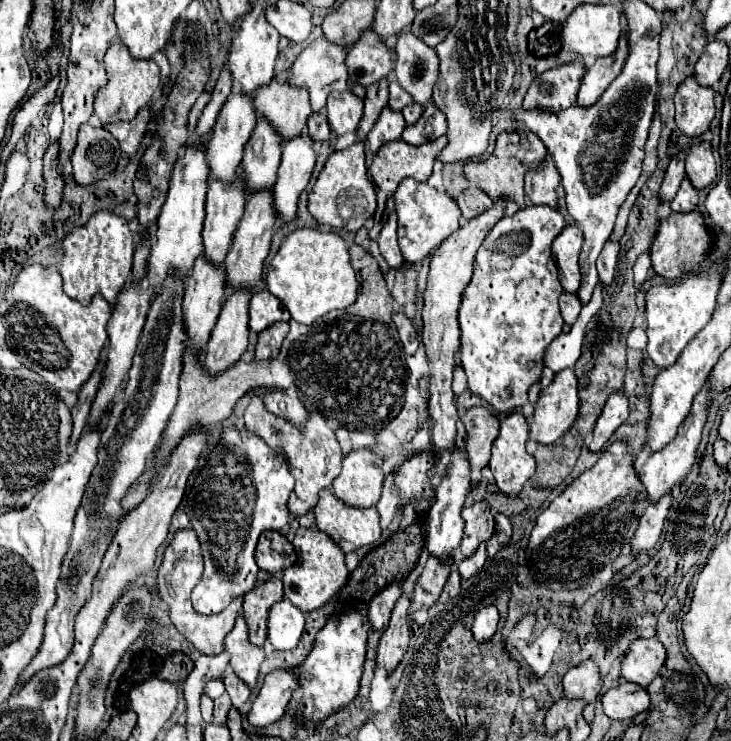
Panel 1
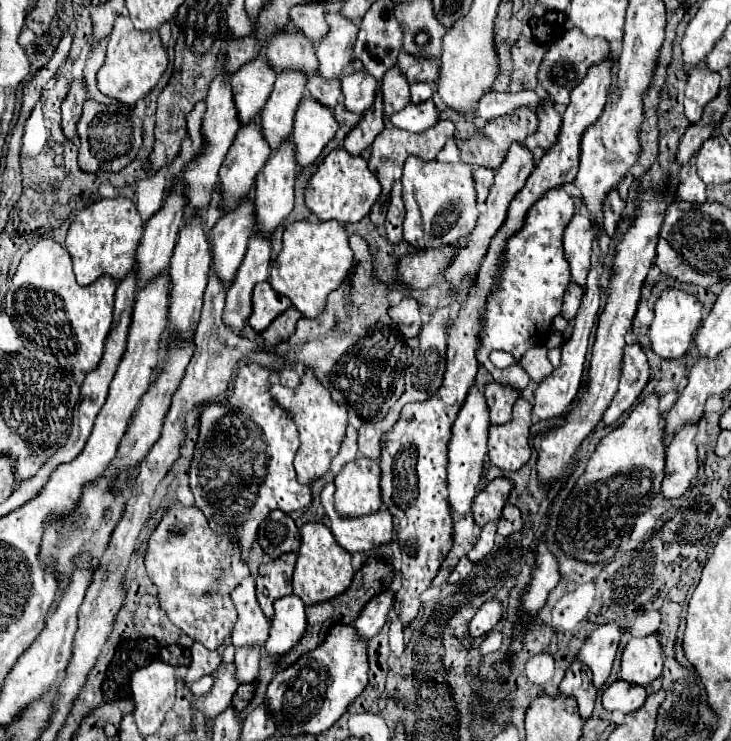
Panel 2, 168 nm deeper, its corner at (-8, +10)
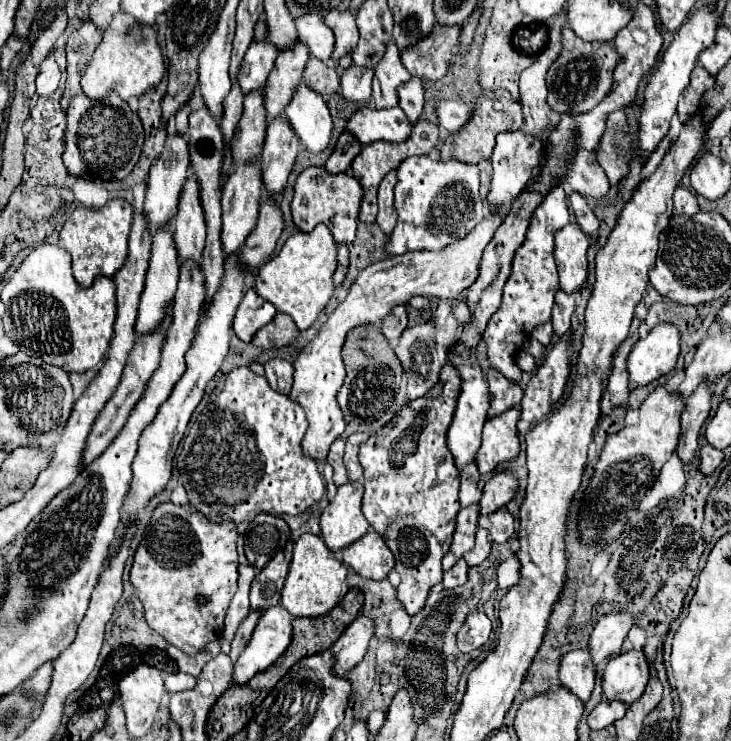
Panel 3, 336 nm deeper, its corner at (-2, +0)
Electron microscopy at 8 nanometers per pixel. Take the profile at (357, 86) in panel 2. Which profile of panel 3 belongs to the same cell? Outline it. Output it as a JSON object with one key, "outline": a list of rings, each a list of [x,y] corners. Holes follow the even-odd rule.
{"outline":[[[351,65],[341,75],[341,95],[347,101],[359,103],[359,105],[369,103],[369,99],[371,99],[371,79],[373,79],[373,71],[369,71],[367,67]]]}

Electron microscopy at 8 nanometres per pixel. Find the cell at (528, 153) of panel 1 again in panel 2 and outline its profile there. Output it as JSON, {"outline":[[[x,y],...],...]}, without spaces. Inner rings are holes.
{"outline":[[[519,107],[511,115],[495,117],[479,133],[469,135],[465,139],[457,139],[461,161],[469,163],[473,167],[497,169],[503,163],[503,157],[507,155],[507,145],[511,145],[511,141],[521,141],[521,145],[523,145],[525,137],[531,135],[535,129],[537,129],[537,115],[535,115],[535,111],[531,107]]]}

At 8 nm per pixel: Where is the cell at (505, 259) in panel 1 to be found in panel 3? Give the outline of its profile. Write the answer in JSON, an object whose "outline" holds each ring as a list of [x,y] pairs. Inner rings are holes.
{"outline":[[[561,185],[553,187],[543,203],[533,211],[531,225],[527,229],[527,239],[519,247],[513,259],[511,277],[505,283],[503,289],[503,301],[497,313],[491,317],[483,341],[487,345],[487,359],[489,365],[501,375],[505,375],[509,381],[519,383],[521,381],[521,369],[517,367],[515,359],[517,353],[523,349],[523,343],[531,337],[531,331],[543,323],[551,321],[551,309],[553,299],[559,287],[559,275],[557,265],[553,259],[553,235],[563,229],[569,223],[569,209],[567,209],[567,195]]]}

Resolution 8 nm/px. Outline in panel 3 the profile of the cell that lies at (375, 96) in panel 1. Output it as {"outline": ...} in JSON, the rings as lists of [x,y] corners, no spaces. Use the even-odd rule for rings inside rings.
{"outline":[[[349,131],[341,133],[335,151],[333,151],[331,157],[327,159],[325,169],[327,169],[329,173],[343,173],[343,171],[347,171],[349,165],[353,163],[353,159],[359,155],[361,147],[363,147],[363,145],[361,145]]]}

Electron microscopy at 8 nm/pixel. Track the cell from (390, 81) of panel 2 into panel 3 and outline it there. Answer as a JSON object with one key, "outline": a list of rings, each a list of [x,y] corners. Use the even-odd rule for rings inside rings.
{"outline":[[[389,43],[385,57],[375,67],[375,77],[373,77],[373,101],[377,109],[397,107],[397,87],[409,81],[409,77],[411,75],[405,71],[399,59],[397,45]]]}

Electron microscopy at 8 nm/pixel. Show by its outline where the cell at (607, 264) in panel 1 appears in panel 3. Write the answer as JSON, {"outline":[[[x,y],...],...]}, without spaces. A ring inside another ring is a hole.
{"outline":[[[579,149],[571,161],[573,167],[569,169],[569,175],[565,179],[569,187],[587,199],[603,199],[609,193],[609,179],[603,169],[589,159],[589,151]]]}

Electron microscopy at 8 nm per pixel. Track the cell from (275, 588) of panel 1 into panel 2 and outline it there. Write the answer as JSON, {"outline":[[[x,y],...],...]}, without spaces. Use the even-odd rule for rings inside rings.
{"outline":[[[287,553],[259,567],[257,601],[269,619],[273,617],[273,601],[293,591],[291,575],[293,575],[295,561],[297,561],[297,553]]]}

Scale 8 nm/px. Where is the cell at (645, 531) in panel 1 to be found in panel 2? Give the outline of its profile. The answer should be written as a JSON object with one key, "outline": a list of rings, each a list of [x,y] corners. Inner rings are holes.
{"outline":[[[697,423],[683,425],[671,443],[667,445],[667,461],[665,461],[665,479],[663,479],[663,495],[667,499],[681,497],[689,489],[689,481],[697,475]]]}

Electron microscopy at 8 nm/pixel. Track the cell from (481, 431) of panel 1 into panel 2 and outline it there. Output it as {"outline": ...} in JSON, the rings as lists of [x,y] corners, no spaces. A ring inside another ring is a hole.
{"outline":[[[491,381],[485,385],[485,397],[491,411],[491,423],[507,423],[511,419],[511,407],[519,397],[519,391],[511,385]]]}

